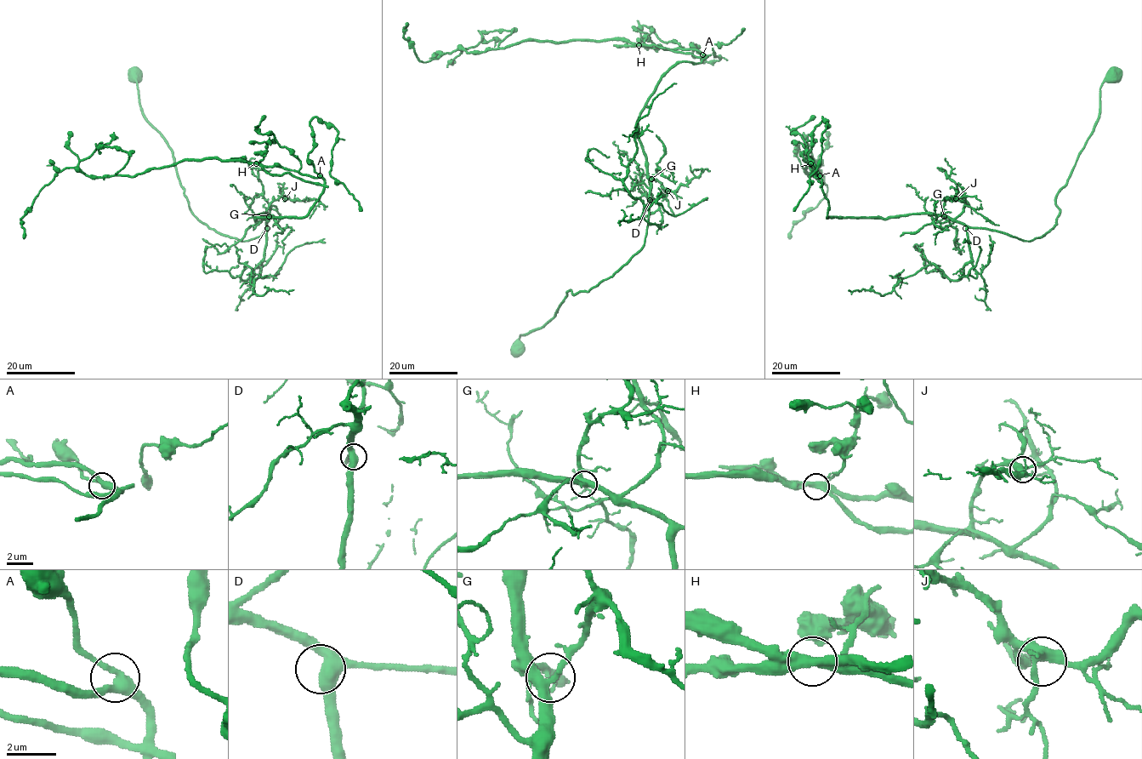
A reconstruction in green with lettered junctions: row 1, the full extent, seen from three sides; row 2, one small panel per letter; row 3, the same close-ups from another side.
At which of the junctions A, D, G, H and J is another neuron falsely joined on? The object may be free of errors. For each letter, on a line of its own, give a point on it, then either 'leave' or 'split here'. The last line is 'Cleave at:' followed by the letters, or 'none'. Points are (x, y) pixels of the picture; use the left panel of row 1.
A: (320, 175) | leave
D: (267, 228) | leave
G: (269, 216) | leave
H: (256, 163) | split here
J: (285, 198) | leave
Cleave at: H

